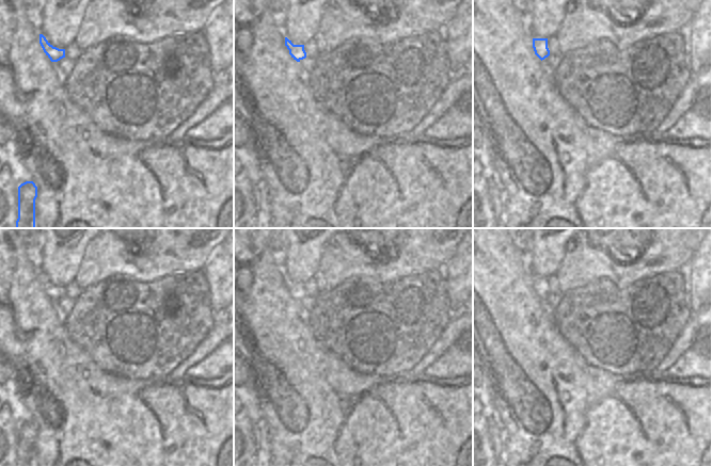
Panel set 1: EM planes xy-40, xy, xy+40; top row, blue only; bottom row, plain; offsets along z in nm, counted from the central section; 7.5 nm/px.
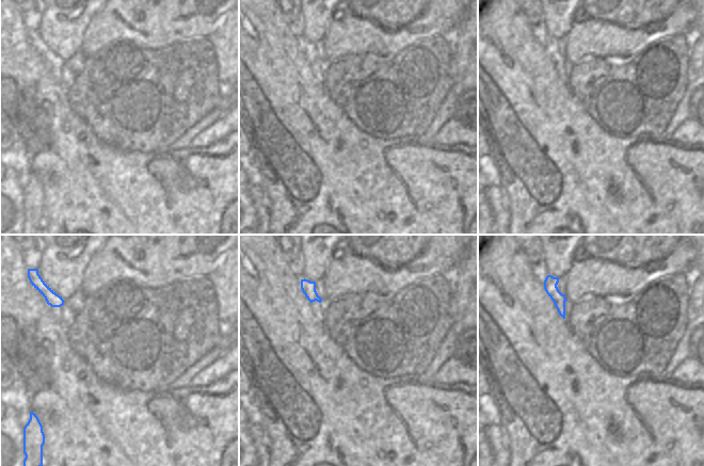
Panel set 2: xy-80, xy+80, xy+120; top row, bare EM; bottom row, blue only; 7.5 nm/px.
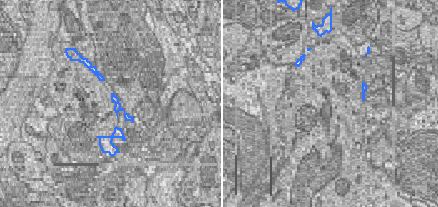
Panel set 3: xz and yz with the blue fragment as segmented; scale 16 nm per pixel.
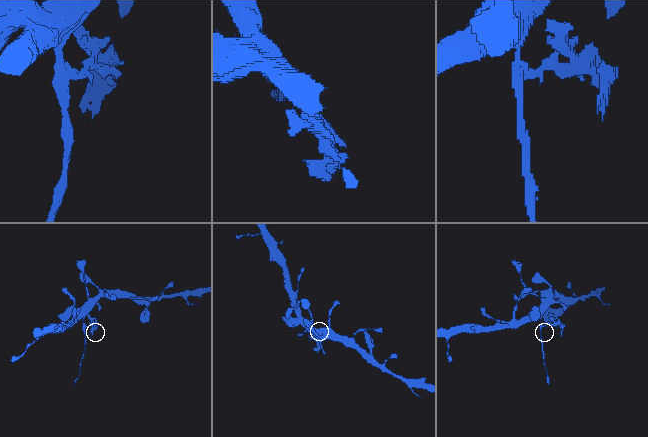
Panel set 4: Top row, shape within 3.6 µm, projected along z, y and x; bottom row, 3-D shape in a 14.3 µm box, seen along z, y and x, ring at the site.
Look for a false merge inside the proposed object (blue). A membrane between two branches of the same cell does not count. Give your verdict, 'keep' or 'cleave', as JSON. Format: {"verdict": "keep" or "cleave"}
{"verdict": "cleave"}

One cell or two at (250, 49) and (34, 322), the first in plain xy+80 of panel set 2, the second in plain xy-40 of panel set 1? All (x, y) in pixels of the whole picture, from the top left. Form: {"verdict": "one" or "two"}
{"verdict": "one"}

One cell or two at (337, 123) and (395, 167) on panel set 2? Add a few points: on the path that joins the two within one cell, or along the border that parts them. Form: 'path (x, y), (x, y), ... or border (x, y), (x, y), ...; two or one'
path (351, 137), (374, 160), (381, 160); one

